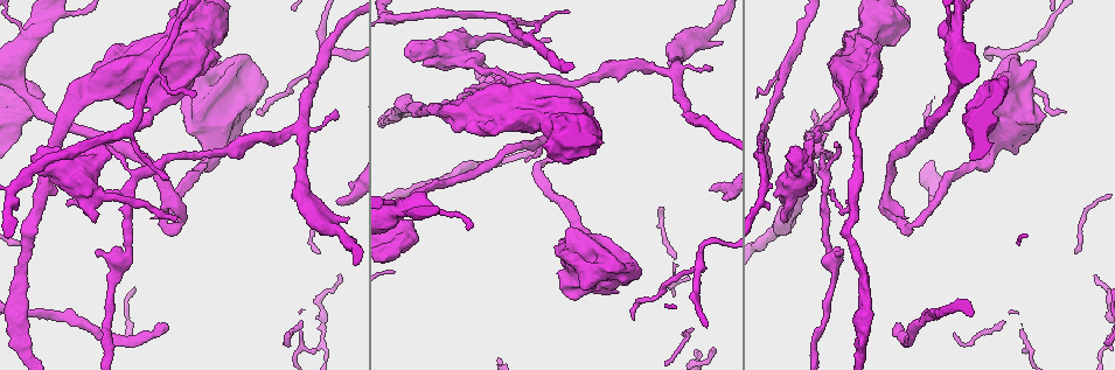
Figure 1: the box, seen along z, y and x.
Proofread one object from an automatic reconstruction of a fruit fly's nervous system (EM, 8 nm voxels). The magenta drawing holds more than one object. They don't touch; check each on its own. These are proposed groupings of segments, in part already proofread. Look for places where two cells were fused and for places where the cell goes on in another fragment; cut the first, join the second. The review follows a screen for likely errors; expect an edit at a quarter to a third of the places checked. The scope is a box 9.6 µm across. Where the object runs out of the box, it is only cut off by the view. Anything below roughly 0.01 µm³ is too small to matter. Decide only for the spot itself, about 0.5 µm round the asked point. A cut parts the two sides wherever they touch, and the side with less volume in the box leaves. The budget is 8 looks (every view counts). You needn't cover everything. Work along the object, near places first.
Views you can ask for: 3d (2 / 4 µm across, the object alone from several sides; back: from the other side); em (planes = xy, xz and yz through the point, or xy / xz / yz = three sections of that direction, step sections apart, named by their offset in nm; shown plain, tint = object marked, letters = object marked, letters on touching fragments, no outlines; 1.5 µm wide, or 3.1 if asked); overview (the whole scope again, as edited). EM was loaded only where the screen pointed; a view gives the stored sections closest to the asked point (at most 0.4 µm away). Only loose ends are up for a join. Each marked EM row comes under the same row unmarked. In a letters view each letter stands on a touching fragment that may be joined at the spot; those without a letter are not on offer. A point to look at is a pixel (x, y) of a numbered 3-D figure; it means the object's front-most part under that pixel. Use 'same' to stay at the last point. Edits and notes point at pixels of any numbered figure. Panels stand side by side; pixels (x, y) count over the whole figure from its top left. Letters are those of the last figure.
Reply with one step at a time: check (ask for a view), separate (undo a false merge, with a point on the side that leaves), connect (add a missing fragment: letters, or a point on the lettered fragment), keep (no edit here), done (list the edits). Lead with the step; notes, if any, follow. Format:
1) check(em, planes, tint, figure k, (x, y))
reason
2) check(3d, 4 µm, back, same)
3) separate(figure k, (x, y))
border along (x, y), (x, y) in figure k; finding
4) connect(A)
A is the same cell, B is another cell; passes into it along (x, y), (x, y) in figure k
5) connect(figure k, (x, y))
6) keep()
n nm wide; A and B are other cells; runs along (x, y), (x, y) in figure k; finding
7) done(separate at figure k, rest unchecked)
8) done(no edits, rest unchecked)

check(em, xy, step 8, letters, figure 1, (166, 326))
free end

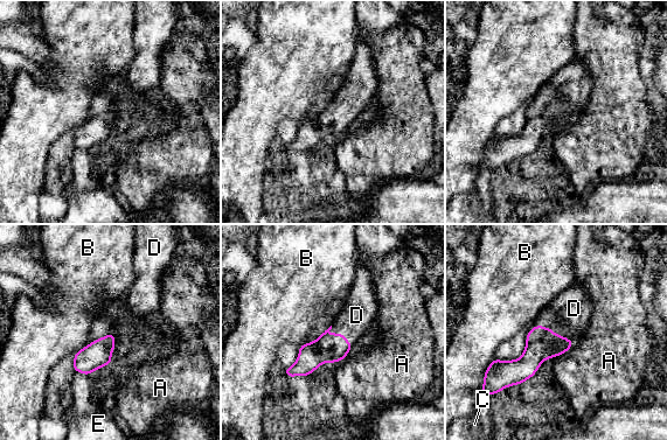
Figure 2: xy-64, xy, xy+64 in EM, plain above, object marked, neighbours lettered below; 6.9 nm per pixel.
check(em, yz, step 4, letters, same)
cut it another way

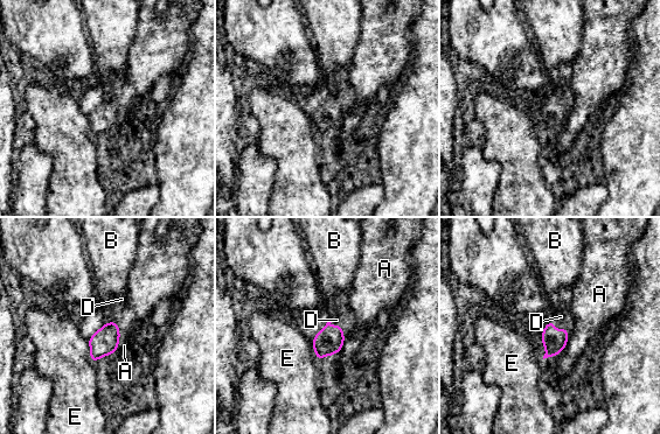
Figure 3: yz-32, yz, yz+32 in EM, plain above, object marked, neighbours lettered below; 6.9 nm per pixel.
connect(D)
D is the same cell, A, B and E are other cells; passes into it along (555, 341), (556, 329), (561, 316) in figure 3; it goes on there

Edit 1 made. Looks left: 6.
check(3d, 2 µm, figure 1, (550, 160))
abrupt turn

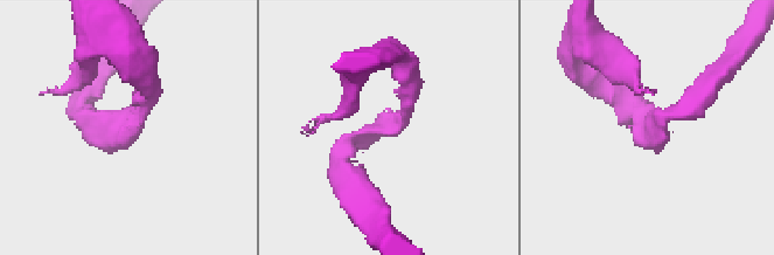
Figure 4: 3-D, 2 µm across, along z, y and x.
check(em, planes, tint, figure 4, (640, 127))
arms of 180, 220 nm

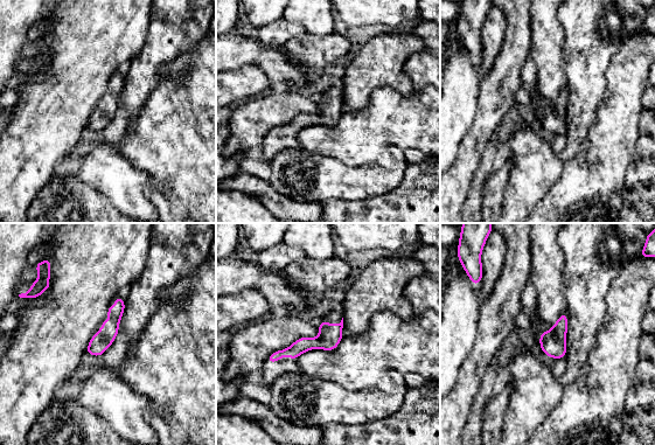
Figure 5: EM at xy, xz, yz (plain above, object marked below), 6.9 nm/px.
check(em, planes, letters, same)

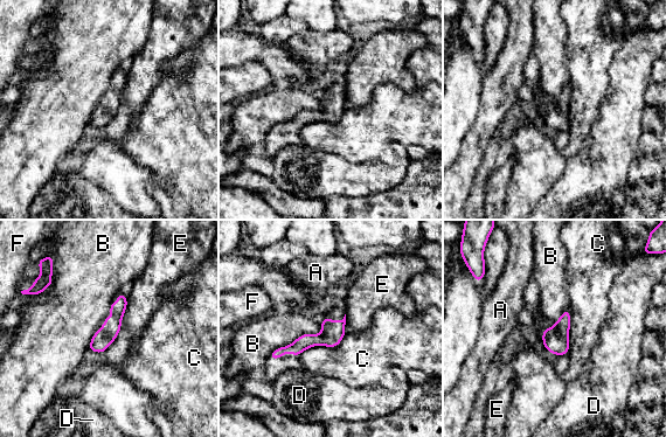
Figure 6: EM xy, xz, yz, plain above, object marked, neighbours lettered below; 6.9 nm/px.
keep()
B touches over 440 nm; A, B, C, D, E and F are other cells; border along (320, 319), (318, 333), (268, 356) in figure 6; one cell here

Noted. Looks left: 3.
check(em, planes, letters, figure 1, (549, 40))
end of a long branch

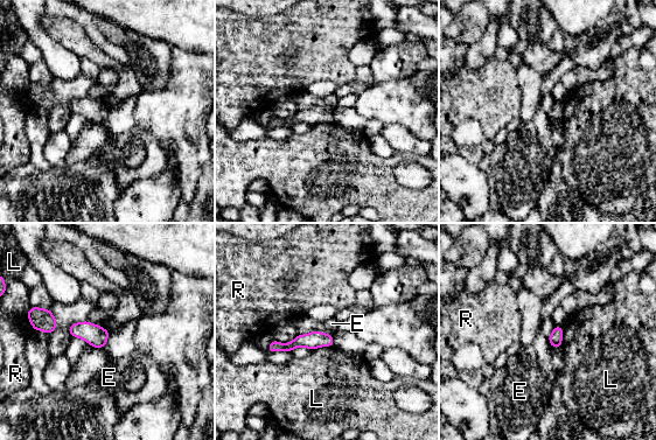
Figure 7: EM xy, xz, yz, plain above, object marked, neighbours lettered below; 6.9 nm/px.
keep()
100 nm wide; E, L and R are other cells; runs along (330, 340), (298, 341), (271, 349) in figure 7; none of them fits

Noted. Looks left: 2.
done(connect at figure 3, rest unchecked)

